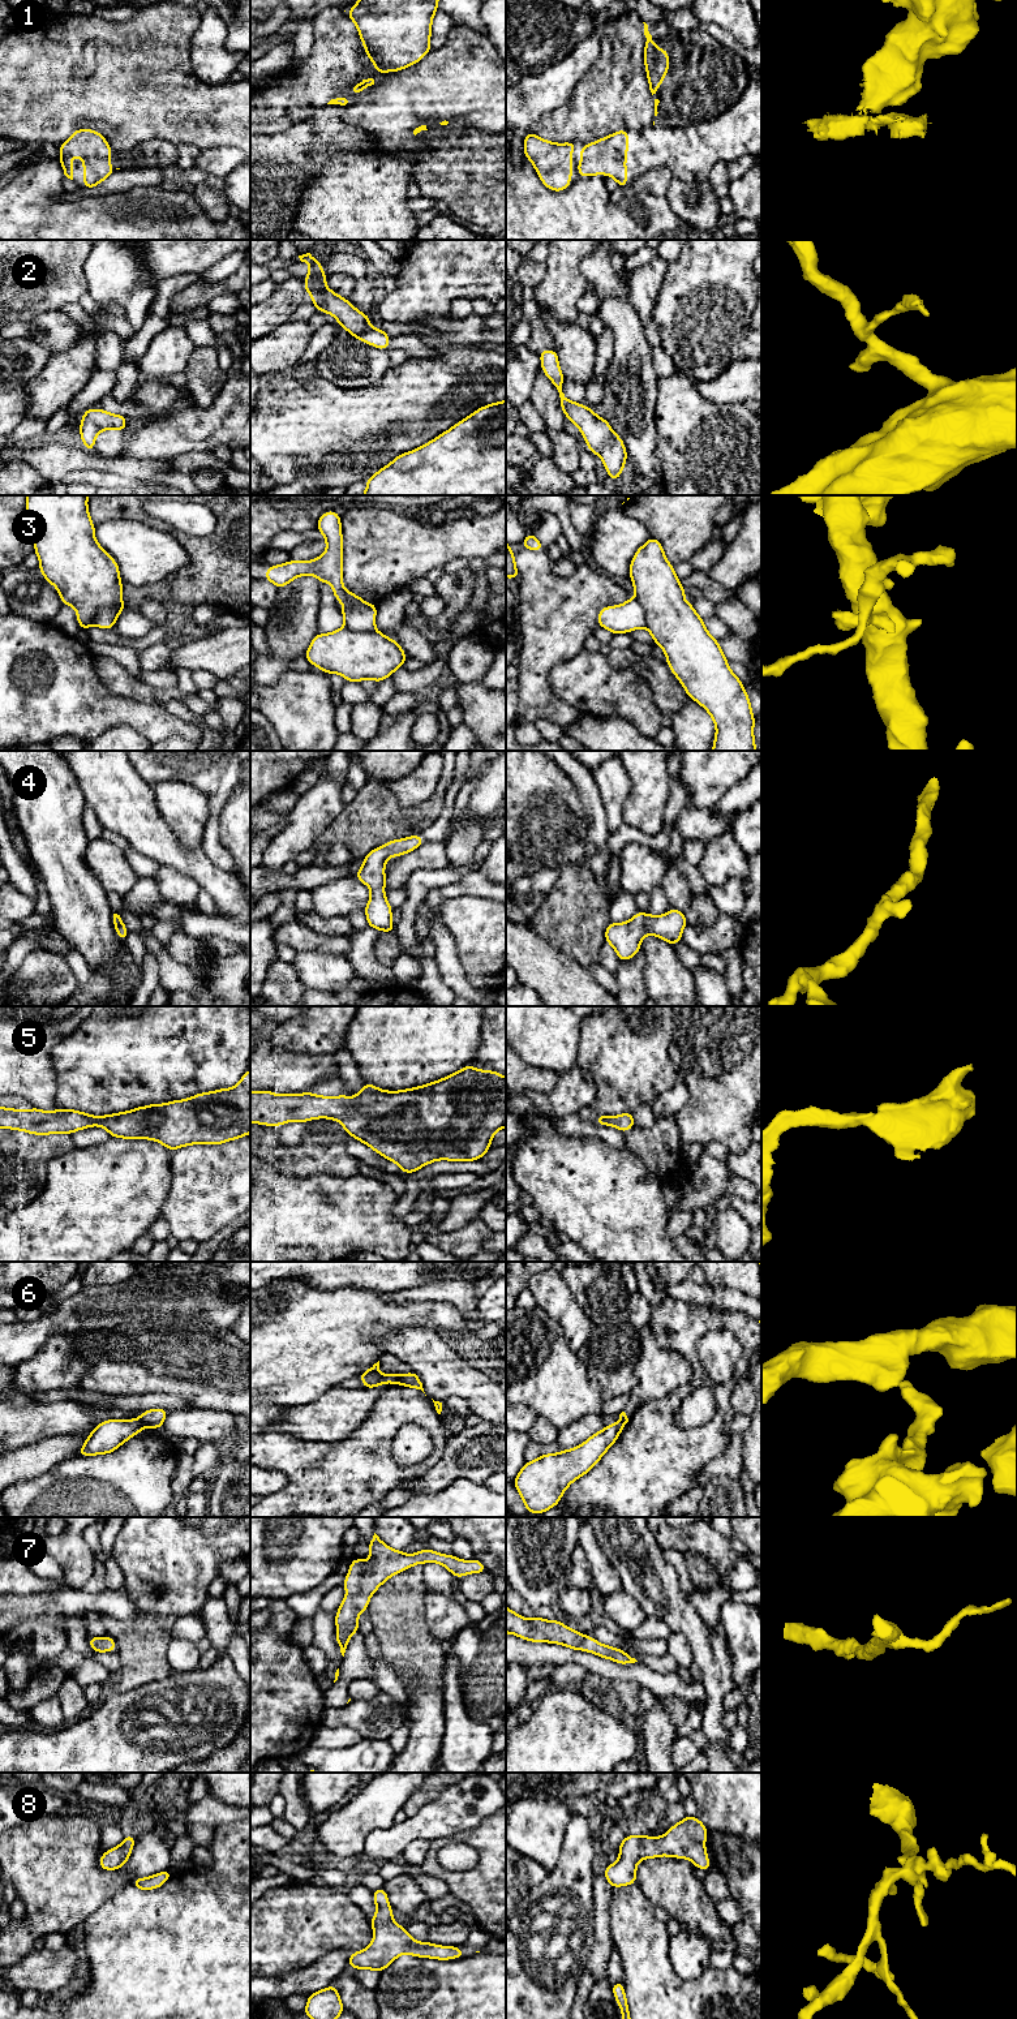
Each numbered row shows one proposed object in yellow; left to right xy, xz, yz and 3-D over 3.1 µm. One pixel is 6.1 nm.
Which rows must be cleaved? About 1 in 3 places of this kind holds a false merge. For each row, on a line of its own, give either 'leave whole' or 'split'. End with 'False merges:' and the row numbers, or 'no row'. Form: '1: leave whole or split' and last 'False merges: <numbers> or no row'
1: split
2: leave whole
3: split
4: leave whole
5: leave whole
6: split
7: leave whole
8: leave whole
False merges: 1, 3, 6

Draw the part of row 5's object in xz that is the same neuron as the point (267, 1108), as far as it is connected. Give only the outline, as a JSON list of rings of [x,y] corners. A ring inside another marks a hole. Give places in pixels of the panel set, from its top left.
[[[469,1064],[462,1070],[439,1081],[400,1091],[386,1091],[364,1083],[361,1091],[351,1099],[319,1096],[313,1092],[278,1095],[271,1091],[250,1091],[250,1122],[280,1126],[287,1122],[308,1122],[316,1118],[339,1121],[355,1139],[369,1146],[381,1156],[399,1165],[404,1173],[413,1173],[437,1160],[480,1160],[489,1150],[494,1134],[506,1127],[506,1077],[493,1070],[479,1070]]]

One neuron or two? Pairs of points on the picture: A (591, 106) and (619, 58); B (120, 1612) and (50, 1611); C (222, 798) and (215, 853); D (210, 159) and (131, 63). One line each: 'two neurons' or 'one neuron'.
A: one neuron
B: one neuron
C: one neuron
D: two neurons

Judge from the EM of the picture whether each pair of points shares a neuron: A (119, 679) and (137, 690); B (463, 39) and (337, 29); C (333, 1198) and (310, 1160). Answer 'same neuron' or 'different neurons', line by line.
A: same neuron
B: same neuron
C: different neurons

